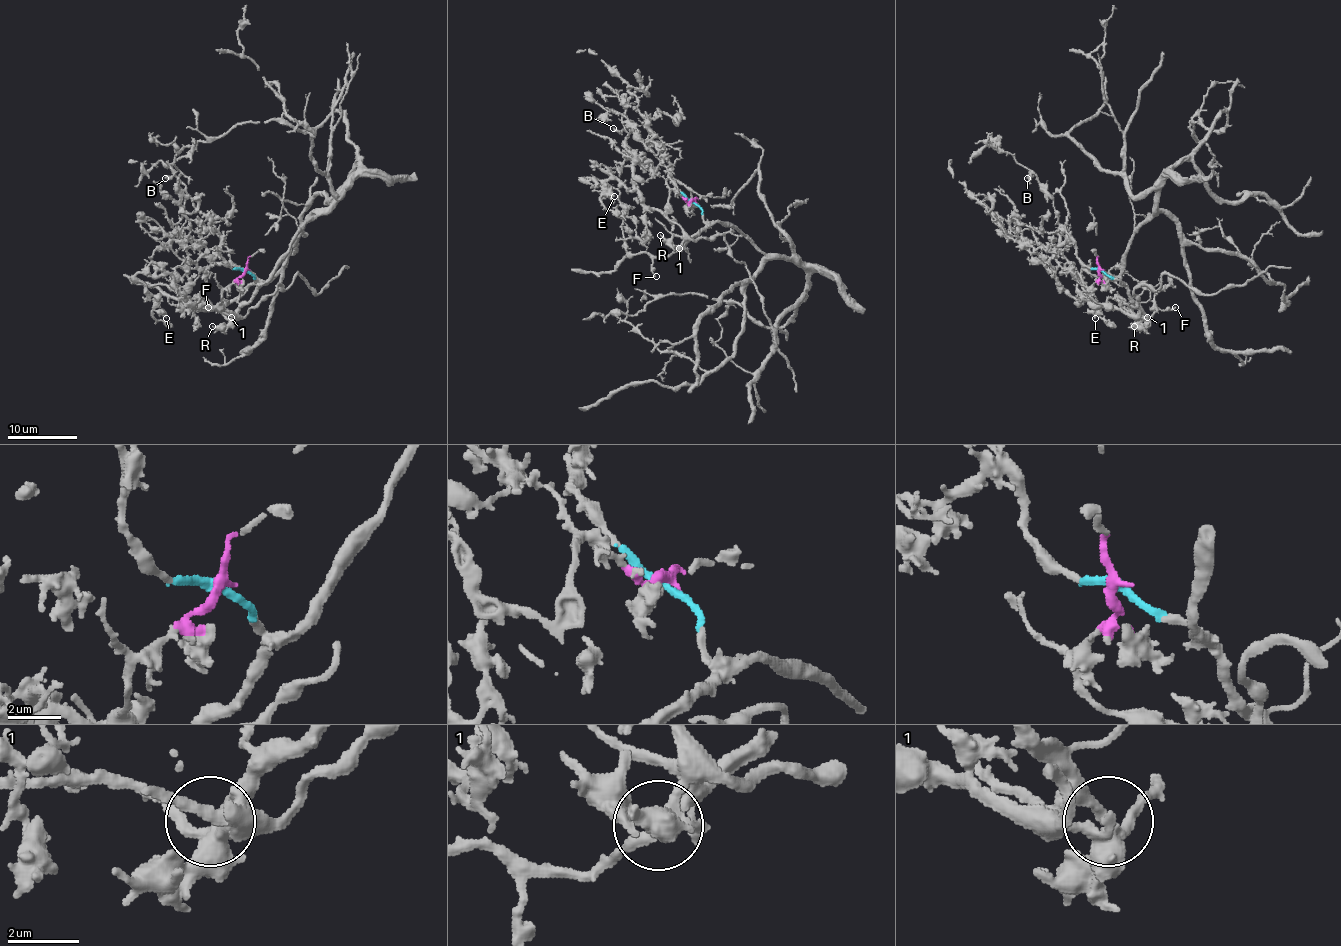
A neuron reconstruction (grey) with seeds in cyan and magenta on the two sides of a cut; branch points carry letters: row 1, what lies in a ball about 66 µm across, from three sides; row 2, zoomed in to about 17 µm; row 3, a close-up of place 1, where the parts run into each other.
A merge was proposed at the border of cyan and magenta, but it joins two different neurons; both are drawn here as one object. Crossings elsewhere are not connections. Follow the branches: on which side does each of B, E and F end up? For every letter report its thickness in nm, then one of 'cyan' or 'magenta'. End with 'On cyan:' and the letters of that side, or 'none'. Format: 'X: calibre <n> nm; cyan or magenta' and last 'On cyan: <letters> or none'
B: calibre 340 nm; magenta
E: calibre 220 nm; magenta
F: calibre 200 nm; cyan
On cyan: F

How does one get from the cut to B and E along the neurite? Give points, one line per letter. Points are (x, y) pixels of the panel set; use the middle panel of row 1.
B: (694, 202), (672, 191), (661, 210), (649, 208), (601, 169), (632, 155), (628, 134), (613, 127)
E: (694, 202), (672, 191), (666, 205), (656, 210), (616, 179), (583, 179), (594, 179), (615, 196)

